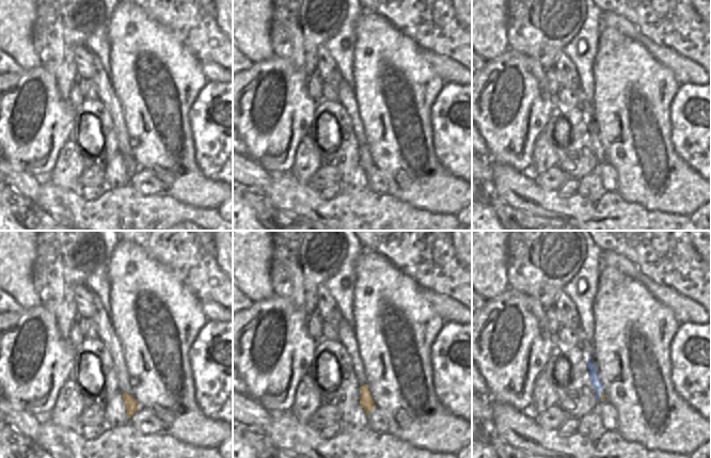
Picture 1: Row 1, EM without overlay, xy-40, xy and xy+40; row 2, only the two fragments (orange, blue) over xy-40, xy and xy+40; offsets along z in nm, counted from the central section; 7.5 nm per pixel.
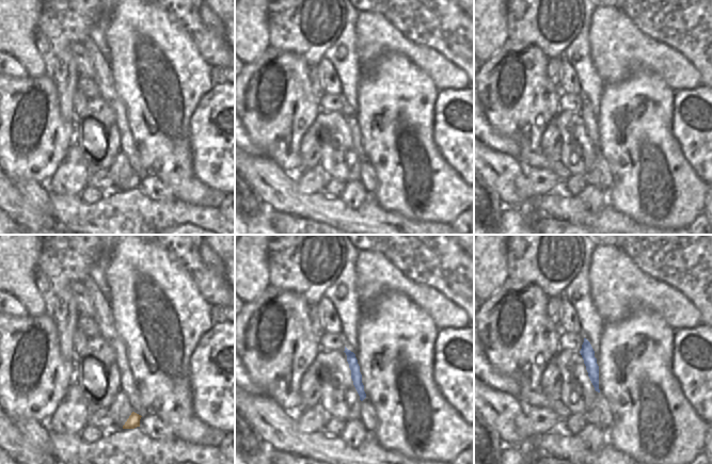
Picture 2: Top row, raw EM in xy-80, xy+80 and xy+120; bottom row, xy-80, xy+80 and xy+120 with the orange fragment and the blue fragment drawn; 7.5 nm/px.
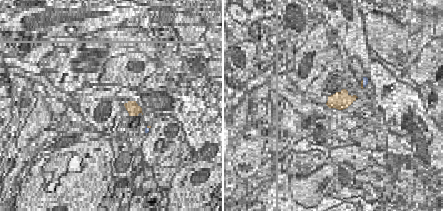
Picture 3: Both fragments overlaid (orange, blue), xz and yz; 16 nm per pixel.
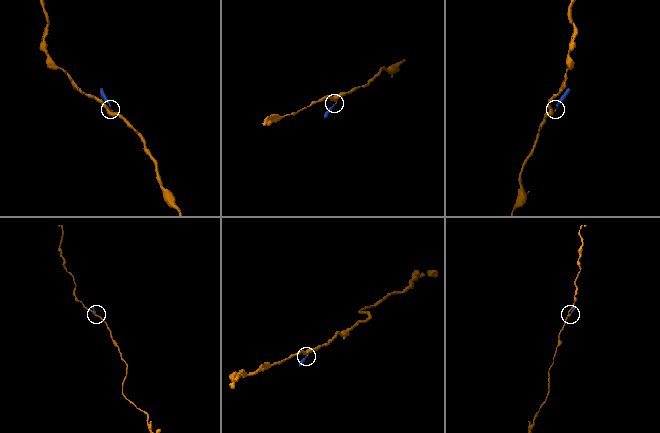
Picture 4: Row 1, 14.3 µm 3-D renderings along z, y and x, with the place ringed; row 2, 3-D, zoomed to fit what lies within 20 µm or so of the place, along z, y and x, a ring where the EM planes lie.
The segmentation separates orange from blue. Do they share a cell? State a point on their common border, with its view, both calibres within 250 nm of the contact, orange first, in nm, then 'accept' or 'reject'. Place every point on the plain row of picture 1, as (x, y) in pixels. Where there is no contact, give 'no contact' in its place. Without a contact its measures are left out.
contact xy (360, 155); calibres 100 and 20 nm; accept

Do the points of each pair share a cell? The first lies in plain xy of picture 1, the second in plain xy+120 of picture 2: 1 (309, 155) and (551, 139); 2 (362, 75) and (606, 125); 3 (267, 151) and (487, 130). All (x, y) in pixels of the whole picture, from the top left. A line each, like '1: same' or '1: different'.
1: same
2: same
3: different

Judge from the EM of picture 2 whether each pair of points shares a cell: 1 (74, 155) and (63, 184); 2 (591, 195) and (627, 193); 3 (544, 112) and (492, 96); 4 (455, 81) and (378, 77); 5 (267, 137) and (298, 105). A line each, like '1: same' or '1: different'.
1: same
2: different
3: same
4: different
5: same

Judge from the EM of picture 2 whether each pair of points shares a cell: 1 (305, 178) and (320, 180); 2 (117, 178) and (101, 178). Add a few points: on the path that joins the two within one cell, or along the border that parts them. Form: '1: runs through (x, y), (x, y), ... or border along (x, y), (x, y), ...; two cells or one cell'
1: runs through (309, 180), (317, 180); one cell
2: border along (107, 171), (115, 188); two cells

